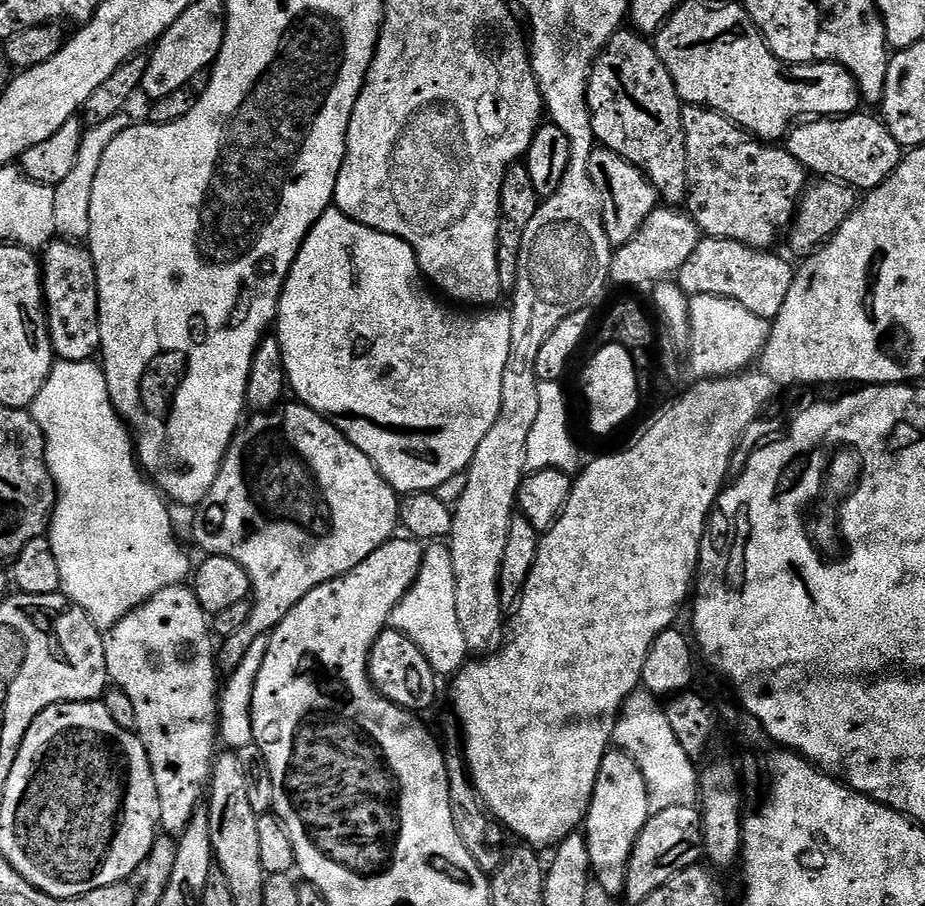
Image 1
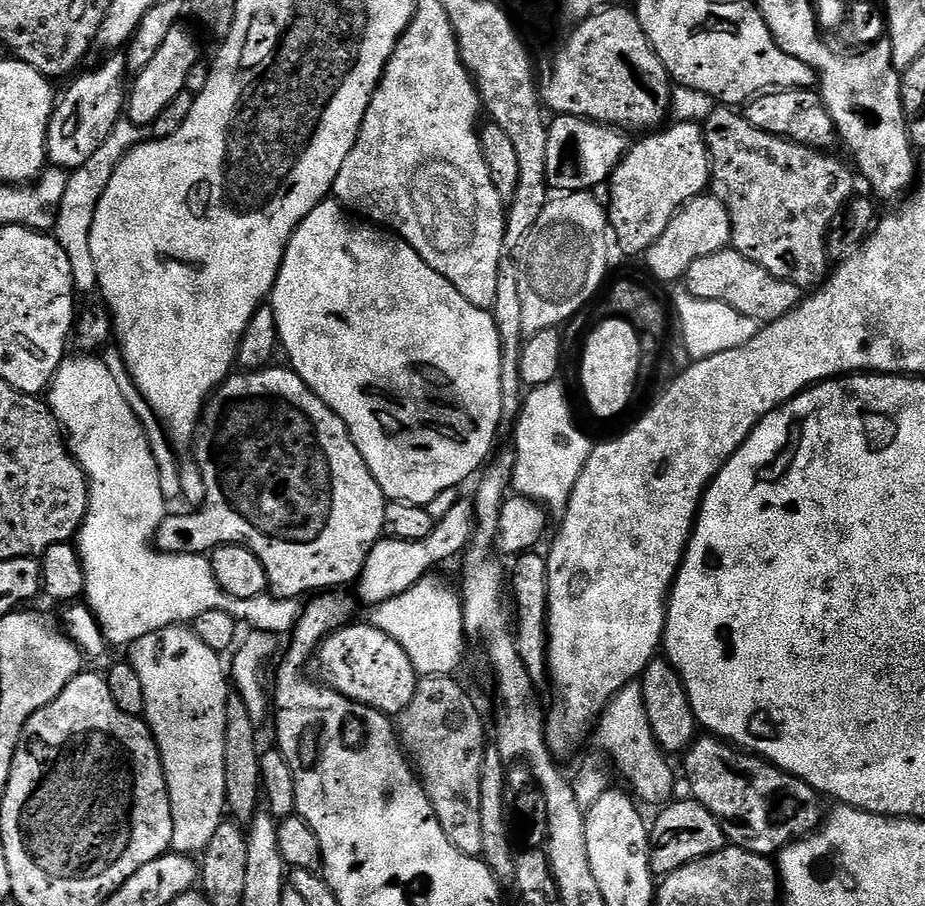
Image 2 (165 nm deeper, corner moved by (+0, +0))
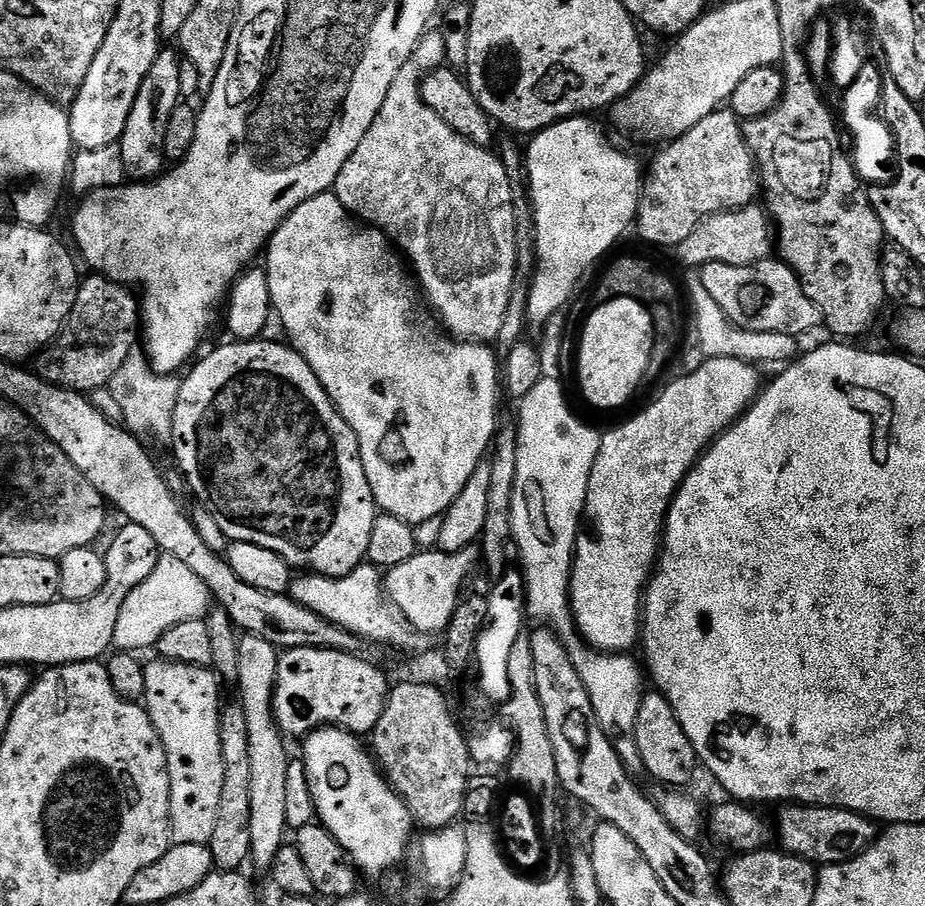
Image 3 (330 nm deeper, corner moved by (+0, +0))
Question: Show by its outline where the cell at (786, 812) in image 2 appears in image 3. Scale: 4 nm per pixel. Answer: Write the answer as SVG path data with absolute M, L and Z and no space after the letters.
M789 803L780 810L779 847L815 866L841 864L852 860L865 852L878 835L877 825L873 821L845 808L817 808L807 804Z

